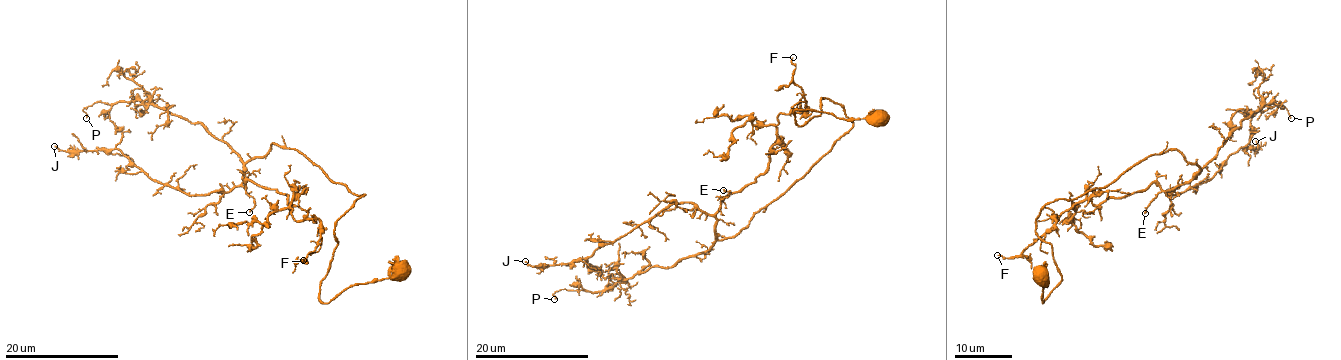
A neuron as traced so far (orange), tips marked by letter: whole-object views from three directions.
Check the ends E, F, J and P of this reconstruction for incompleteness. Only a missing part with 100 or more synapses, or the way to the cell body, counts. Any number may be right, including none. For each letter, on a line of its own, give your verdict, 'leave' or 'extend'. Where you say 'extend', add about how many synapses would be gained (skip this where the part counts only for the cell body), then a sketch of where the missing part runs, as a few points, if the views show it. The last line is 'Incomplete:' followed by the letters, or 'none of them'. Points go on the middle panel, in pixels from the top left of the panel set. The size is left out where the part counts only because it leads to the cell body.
E: leave
F: leave
J: leave
P: leave
Incomplete: none of them

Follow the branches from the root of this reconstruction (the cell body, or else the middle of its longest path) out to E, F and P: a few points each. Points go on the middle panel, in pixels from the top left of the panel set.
E: (880, 117), (796, 109), (800, 126), (827, 97), (852, 127), (720, 240), (723, 190)
F: (880, 117), (796, 109), (800, 126), (827, 97), (852, 127), (720, 240), (777, 117), (805, 114), (793, 57)
P: (880, 117), (796, 109), (800, 126), (827, 97), (852, 127), (746, 226), (671, 266), (554, 299)

